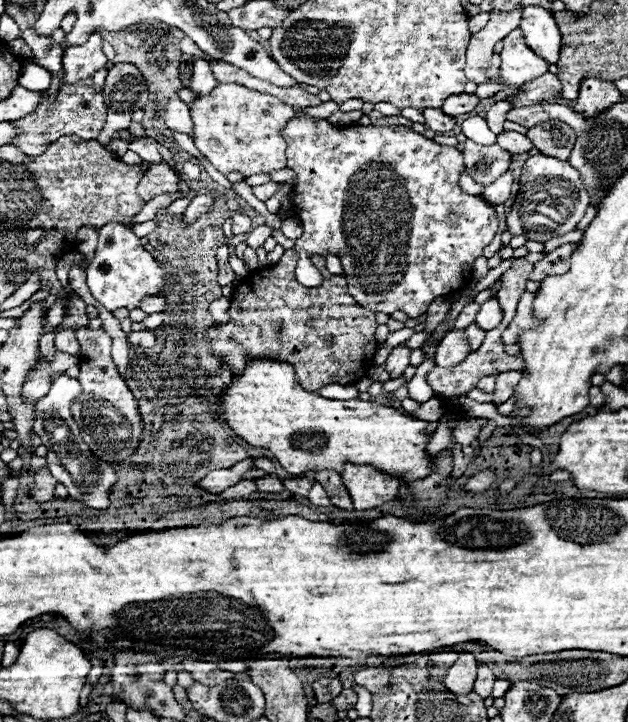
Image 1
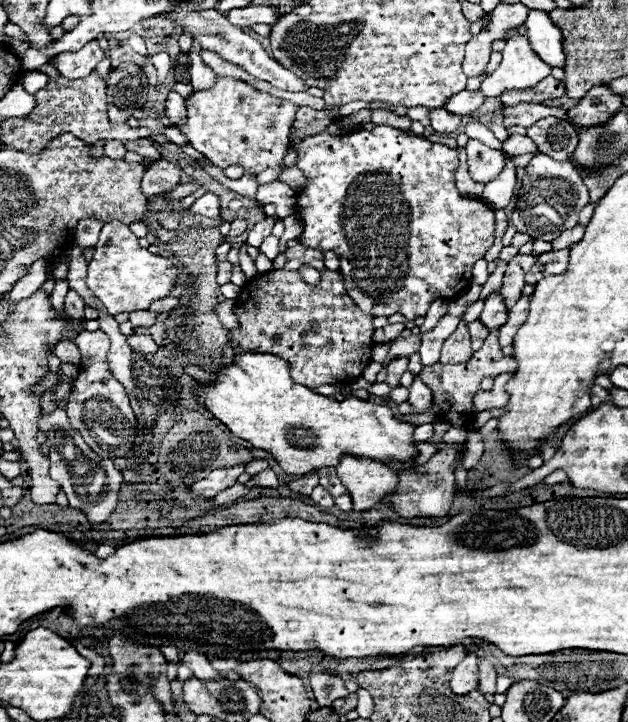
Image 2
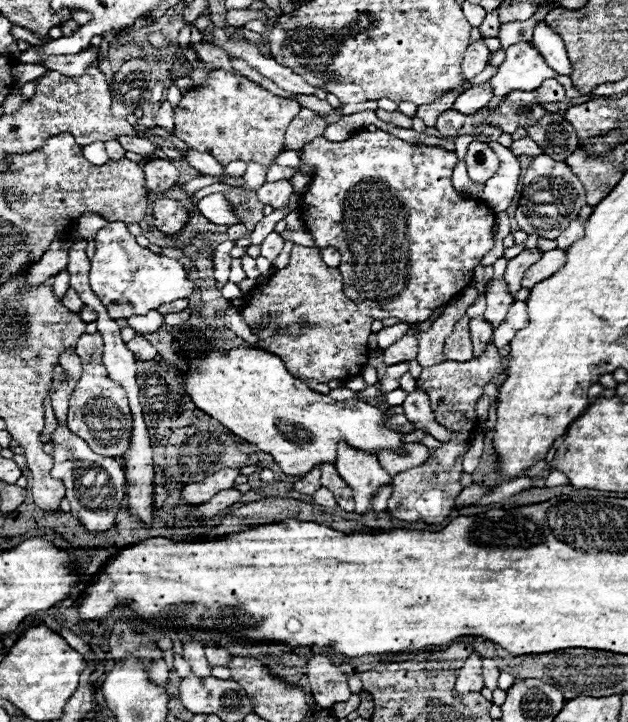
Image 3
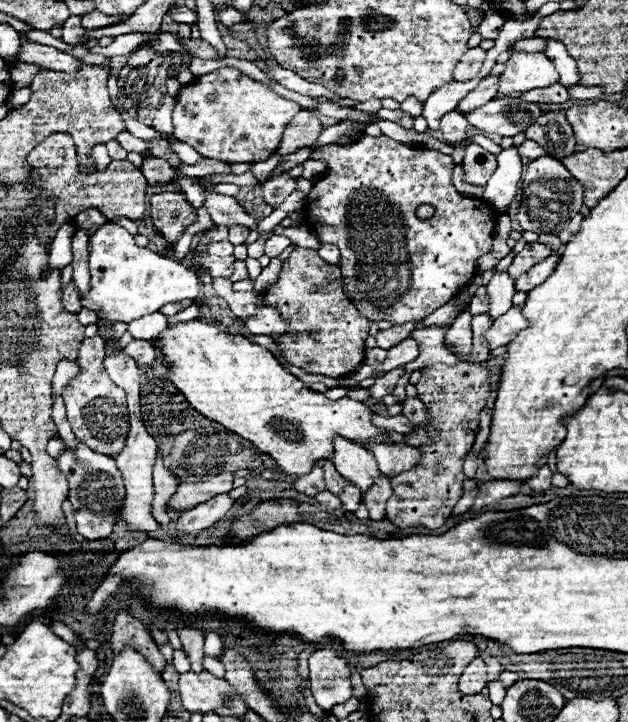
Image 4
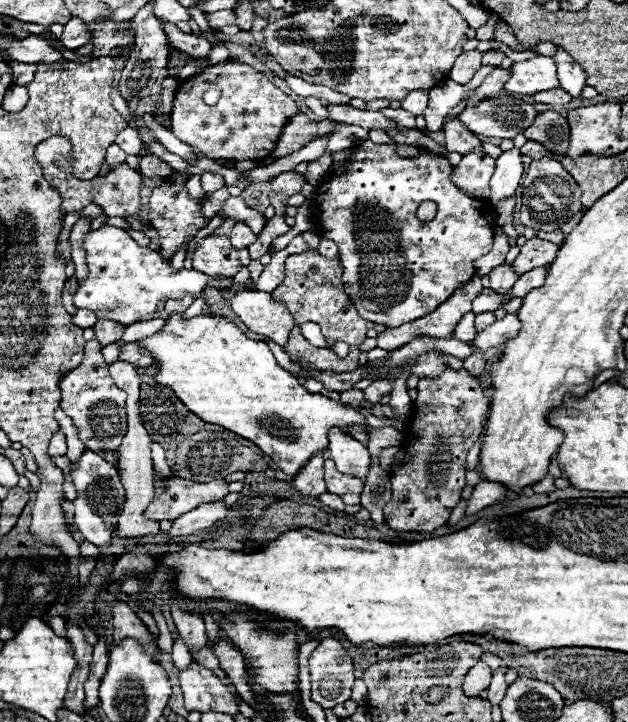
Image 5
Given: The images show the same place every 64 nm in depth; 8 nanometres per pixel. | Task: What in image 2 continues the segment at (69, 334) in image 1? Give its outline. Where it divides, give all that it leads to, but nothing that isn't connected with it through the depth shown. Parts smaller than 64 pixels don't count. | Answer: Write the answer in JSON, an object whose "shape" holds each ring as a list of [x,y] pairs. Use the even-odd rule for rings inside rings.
{"shape":[[[68,338],[64,340],[60,340],[58,342],[58,346],[54,348],[54,352],[58,354],[58,358],[60,360],[66,360],[66,362],[74,362],[76,366],[78,366],[78,362],[80,362],[80,350],[78,350],[78,346],[74,344],[74,342],[70,342]]]}

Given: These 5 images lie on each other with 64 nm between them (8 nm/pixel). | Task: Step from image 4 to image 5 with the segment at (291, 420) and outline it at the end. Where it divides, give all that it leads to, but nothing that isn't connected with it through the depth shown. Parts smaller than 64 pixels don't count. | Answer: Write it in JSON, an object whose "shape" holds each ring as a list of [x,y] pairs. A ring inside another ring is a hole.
{"shape":[[[172,314],[168,316],[164,328],[158,334],[140,340],[140,344],[154,356],[158,364],[156,382],[170,386],[176,392],[176,396],[186,404],[186,408],[200,416],[204,422],[218,424],[254,442],[286,474],[298,474],[314,454],[326,450],[328,432],[332,428],[338,428],[344,434],[348,434],[352,426],[370,432],[364,414],[358,412],[354,404],[344,404],[340,400],[330,400],[322,394],[308,392],[296,376],[278,366],[276,358],[264,342],[246,338],[236,324],[222,316],[200,314],[196,318],[186,320],[180,314]]]}

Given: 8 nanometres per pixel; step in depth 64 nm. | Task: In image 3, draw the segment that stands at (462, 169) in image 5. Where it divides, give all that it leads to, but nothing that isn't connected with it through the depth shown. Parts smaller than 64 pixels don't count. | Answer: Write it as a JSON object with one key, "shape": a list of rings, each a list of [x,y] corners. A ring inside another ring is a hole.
{"shape":[[[472,142],[468,146],[468,152],[466,152],[466,168],[468,168],[468,176],[470,176],[472,182],[478,182],[478,184],[488,182],[496,174],[498,166],[500,166],[500,160],[490,150],[488,144]]]}

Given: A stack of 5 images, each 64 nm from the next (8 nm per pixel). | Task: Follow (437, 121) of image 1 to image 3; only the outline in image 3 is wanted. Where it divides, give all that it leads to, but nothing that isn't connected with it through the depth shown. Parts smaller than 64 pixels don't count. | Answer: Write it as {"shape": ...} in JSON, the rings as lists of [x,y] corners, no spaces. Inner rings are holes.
{"shape":[[[446,110],[436,118],[436,130],[442,136],[456,136],[458,130],[462,128],[464,120],[466,120],[464,114],[458,114],[456,110]]]}

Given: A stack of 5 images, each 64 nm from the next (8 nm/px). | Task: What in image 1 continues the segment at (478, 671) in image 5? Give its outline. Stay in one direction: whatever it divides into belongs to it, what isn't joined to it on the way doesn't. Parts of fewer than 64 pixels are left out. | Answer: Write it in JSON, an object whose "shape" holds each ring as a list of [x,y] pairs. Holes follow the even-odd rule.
{"shape":[[[460,652],[458,660],[446,672],[442,682],[452,694],[460,694],[460,696],[470,694],[470,690],[474,688],[476,668],[478,668],[478,662],[476,662],[474,654],[472,652]]]}

